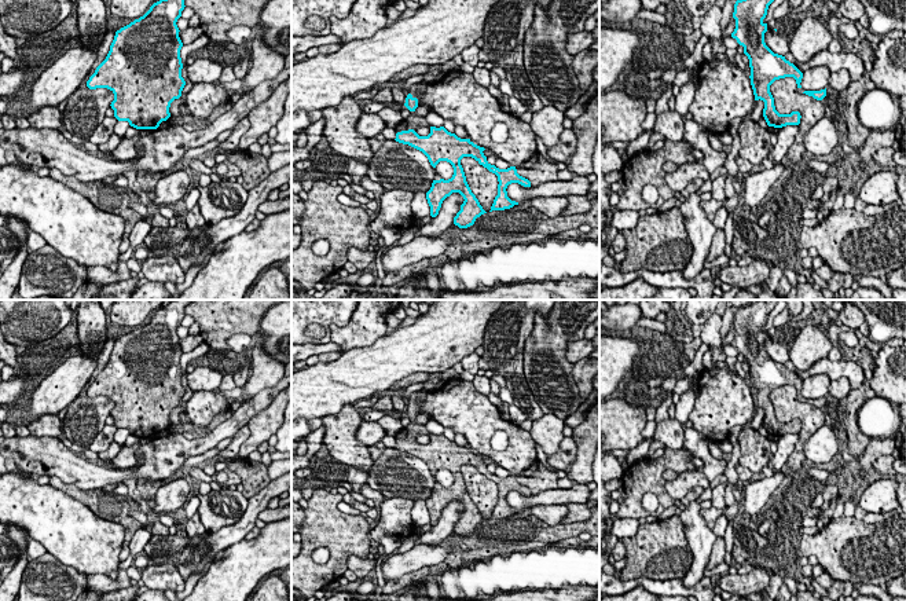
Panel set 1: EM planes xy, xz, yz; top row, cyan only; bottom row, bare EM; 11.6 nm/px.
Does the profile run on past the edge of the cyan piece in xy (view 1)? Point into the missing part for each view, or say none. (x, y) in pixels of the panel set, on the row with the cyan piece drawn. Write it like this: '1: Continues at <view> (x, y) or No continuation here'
1: No continuation here

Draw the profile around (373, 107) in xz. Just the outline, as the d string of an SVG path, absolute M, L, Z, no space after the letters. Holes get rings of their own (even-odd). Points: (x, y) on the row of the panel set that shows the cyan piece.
M393 100L389 103L371 102L371 103L363 105L362 110L363 110L363 113L377 114L384 107L390 107L396 111L401 111L406 106L404 106L404 103L400 105L400 103L396 103Z

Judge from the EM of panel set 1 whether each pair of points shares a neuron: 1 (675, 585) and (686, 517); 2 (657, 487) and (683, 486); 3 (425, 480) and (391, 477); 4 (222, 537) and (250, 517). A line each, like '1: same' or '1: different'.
1: different
2: different
3: same
4: same

